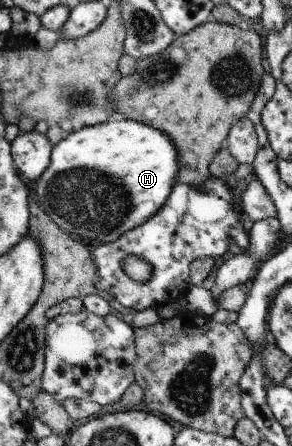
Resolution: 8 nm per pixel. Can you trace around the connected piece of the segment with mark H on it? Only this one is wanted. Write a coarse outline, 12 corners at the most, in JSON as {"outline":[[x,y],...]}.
{"outline":[[124,118],[73,131],[32,196],[84,246],[167,203],[179,149]]}

